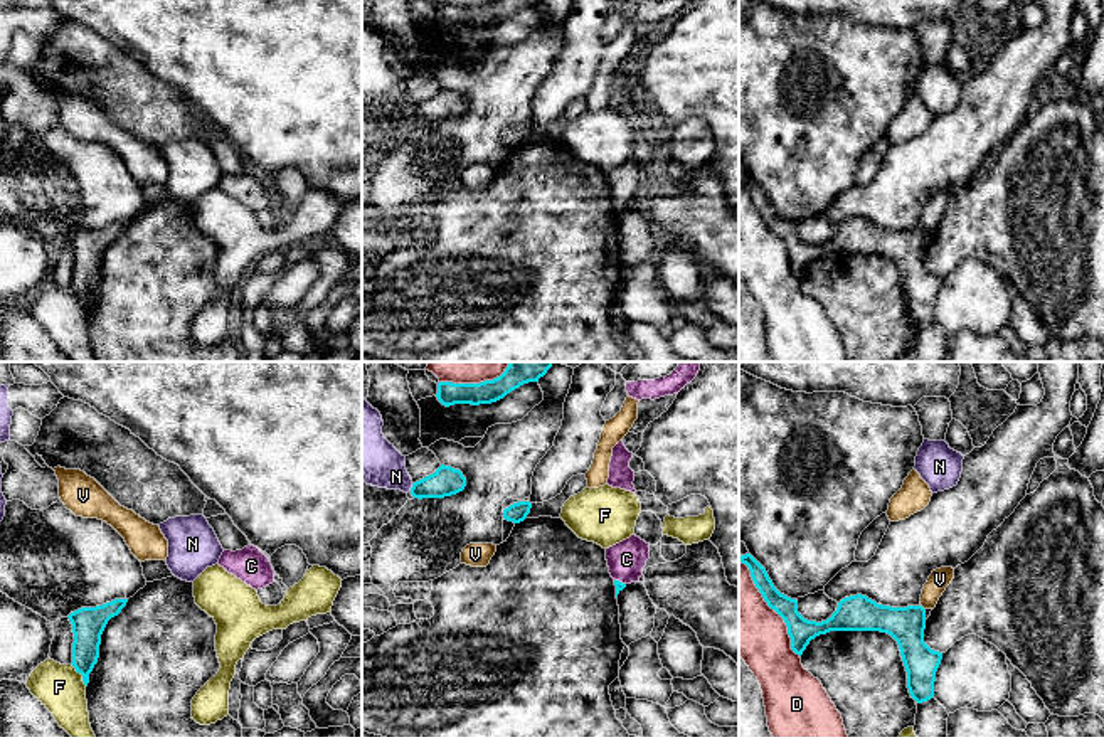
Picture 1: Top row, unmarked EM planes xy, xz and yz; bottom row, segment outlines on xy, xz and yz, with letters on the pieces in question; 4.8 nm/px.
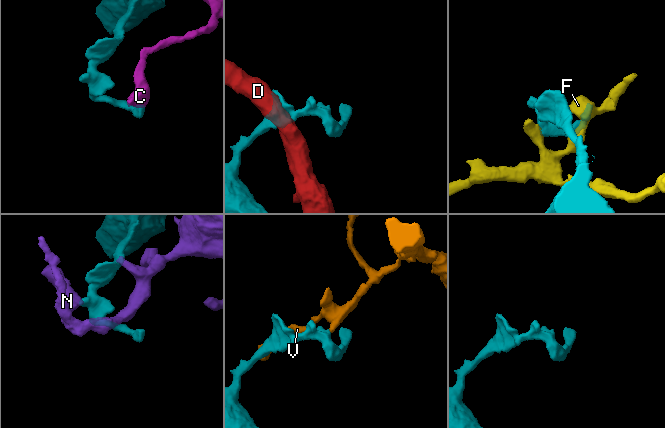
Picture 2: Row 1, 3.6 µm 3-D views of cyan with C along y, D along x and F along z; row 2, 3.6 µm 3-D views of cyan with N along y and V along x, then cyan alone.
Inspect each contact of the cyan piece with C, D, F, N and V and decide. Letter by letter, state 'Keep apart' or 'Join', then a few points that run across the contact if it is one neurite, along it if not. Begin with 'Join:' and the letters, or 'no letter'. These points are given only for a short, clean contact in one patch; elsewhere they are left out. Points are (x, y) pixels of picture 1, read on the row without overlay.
Join: no letter
C: Keep apart. Line: xz (615, 202), (625, 207)
D: Keep apart
F: Keep apart
N: Keep apart. Line: xz (413, 106), (409, 113)
V: Keep apart. Line: yz (921, 227), (924, 233)

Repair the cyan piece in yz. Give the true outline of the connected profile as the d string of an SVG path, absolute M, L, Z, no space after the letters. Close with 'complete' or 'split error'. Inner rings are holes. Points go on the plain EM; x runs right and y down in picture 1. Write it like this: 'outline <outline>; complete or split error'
outline M751 177L740 178L739 183L749 190L751 200L767 229L784 242L791 273L796 278L801 279L811 262L830 254L887 256L899 268L910 320L917 326L934 320L936 294L942 276L924 266L926 232L922 229L890 231L857 217L841 222L826 244L808 244L798 236L798 224L781 217L766 192Z; complete

